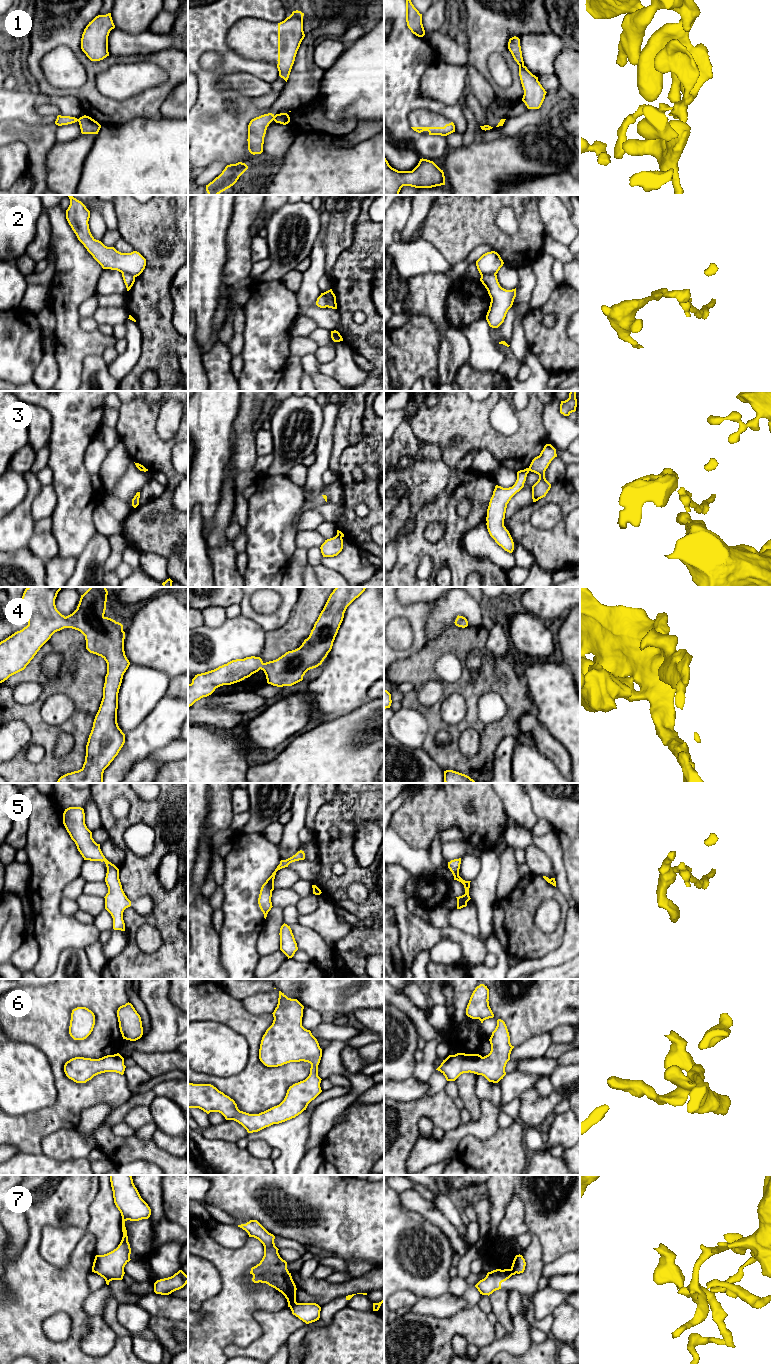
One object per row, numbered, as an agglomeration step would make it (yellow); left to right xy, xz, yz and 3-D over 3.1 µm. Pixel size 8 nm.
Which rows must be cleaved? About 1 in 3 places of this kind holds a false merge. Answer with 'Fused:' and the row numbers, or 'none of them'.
Fused: 1, 2, 3, 7

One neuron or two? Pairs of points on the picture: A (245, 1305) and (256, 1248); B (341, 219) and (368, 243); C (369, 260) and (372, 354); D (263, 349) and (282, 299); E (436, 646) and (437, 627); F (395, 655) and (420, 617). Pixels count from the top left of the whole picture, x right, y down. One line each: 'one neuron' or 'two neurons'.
A: one neuron
B: two neurons
C: one neuron
D: one neuron
E: two neurons
F: one neuron

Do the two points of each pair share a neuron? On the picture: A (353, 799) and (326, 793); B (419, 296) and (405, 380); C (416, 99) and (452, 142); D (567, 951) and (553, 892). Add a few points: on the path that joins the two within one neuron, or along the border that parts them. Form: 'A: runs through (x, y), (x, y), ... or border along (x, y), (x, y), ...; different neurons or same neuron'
A: border along (336, 793), (330, 801), (323, 804), (317, 810); different neurons
B: border along (409, 310), (417, 315), (426, 315), (436, 328); different neurons
C: border along (445, 136), (448, 148); different neurons
D: border along (567, 914), (566, 931), (562, 942), (547, 953); different neurons

